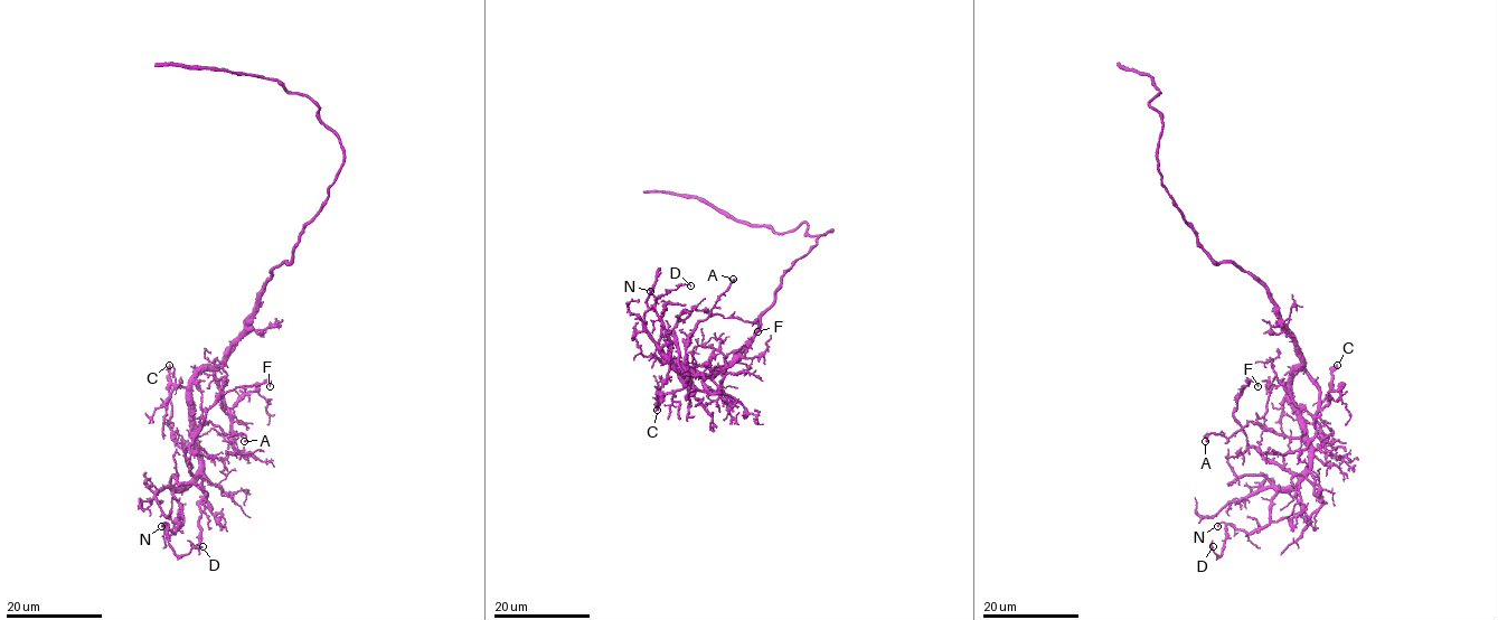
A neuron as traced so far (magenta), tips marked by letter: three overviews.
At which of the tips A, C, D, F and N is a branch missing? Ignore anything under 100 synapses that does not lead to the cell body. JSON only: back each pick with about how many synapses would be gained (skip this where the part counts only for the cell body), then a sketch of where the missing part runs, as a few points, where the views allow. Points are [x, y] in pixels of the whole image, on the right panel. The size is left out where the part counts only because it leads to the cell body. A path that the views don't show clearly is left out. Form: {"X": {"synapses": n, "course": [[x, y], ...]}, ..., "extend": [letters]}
{"extend": []}

